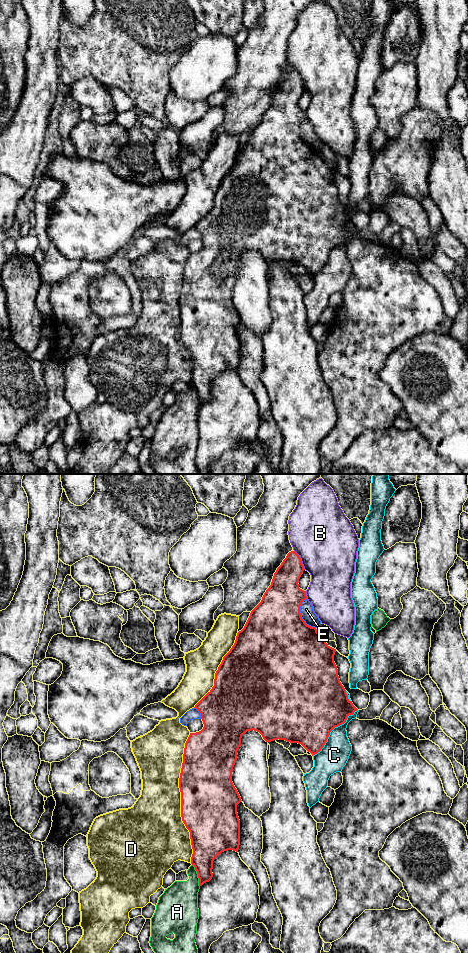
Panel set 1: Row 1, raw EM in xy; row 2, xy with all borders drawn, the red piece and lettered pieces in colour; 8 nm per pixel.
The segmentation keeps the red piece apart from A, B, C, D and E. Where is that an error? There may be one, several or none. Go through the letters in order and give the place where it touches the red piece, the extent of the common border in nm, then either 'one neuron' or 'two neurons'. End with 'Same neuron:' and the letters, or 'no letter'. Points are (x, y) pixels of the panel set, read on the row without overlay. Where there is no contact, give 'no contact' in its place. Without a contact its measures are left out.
A: meets red in xy at (198, 395); contact 190 nm long; two neurons
B: meets red in xy at (300, 80); contact 180 nm long; two neurons
C: meets red in xy at (331, 250); contact 500 nm long; two neurons
D: meets red in xy at (181, 317); contact 1050 nm long; two neurons
E: meets red in xy at (300, 135); contact 260 nm long; two neurons
Same neuron: no letter

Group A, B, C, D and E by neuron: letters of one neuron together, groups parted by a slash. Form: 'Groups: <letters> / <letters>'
Groups: A / B / C / D / E

